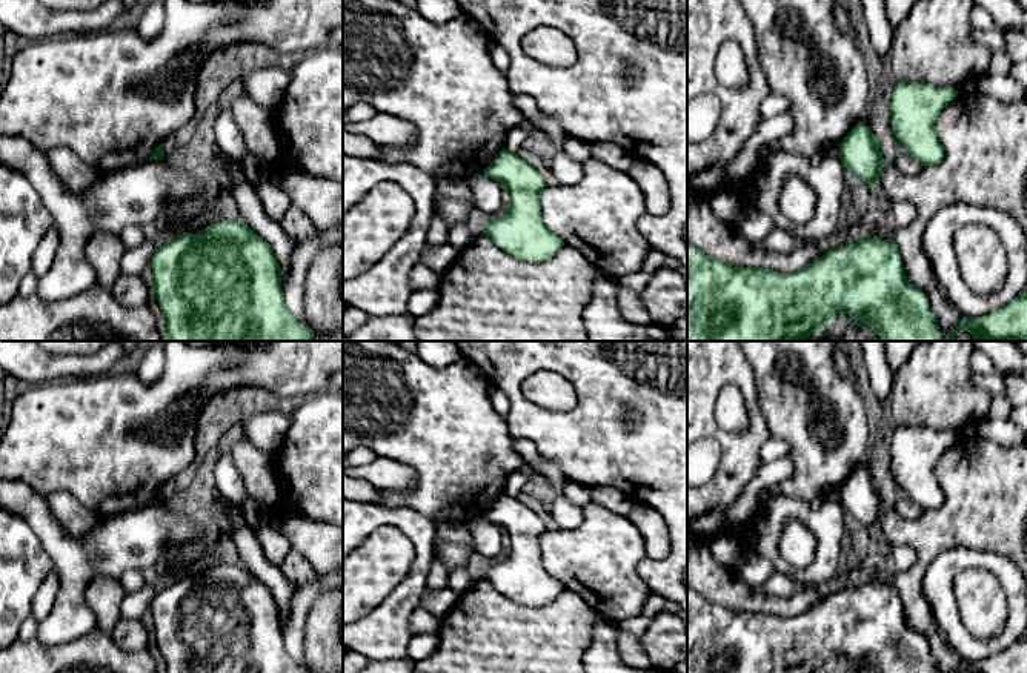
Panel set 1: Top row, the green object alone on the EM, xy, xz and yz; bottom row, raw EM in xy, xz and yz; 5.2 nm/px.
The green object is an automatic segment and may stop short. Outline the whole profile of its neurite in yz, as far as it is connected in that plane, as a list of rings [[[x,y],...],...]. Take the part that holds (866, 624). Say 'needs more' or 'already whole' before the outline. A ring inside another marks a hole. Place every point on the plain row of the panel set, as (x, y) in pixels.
already whole; [[[893,582],[847,584],[806,612],[786,618],[766,612],[732,612],[687,587],[687,673],[824,673],[836,658],[850,659],[856,673],[939,673],[927,639],[909,627]]]

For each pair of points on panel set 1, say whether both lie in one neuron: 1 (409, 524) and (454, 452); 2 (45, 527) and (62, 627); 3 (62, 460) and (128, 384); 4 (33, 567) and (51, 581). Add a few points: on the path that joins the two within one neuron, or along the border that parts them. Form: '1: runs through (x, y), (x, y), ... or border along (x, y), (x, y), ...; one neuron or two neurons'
1: border along (382, 504), (388, 507), (411, 507), (434, 523); two neurons
2: runs through (66, 552), (69, 555), (68, 603); one neuron
3: runs through (80, 441), (119, 403); one neuron
4: border along (53, 566), (39, 586), (29, 609); two neurons

